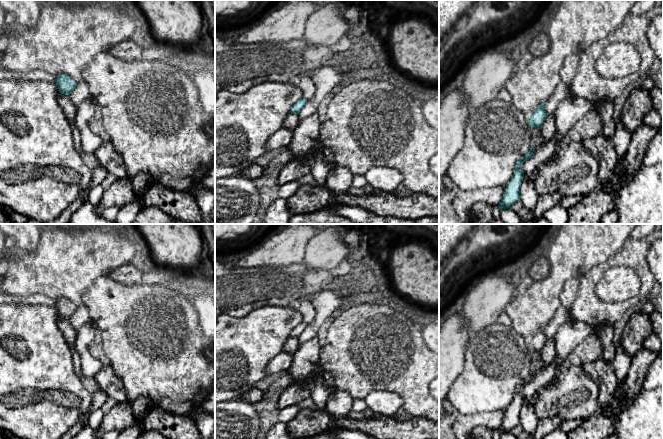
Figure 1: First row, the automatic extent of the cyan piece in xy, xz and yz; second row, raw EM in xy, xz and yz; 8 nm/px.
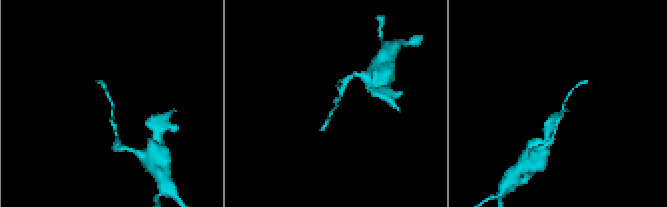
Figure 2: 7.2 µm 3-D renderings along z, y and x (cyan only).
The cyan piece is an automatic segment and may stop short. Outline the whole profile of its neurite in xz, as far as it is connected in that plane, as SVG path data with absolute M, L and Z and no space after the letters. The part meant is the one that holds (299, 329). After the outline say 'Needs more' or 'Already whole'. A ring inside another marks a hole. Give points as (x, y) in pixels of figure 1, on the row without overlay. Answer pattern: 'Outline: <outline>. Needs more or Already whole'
Outline: M301 322L300 324L298 324L298 325L291 331L291 337L299 338L306 328L307 328L307 324L304 323L304 322Z. Already whole

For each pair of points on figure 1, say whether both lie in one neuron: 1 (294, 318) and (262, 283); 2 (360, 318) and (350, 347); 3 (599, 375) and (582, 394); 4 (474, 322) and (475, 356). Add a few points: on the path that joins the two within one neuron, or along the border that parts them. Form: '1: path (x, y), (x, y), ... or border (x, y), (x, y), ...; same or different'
1: border (292, 306), (260, 307); different
2: path (360, 325), (360, 337), (357, 340); same
3: border (580, 365), (597, 384), (599, 403); different
4: border (494, 323), (482, 328), (470, 340); different

